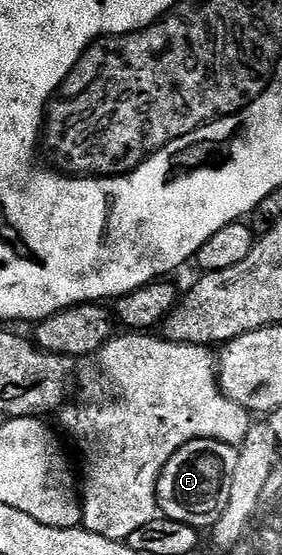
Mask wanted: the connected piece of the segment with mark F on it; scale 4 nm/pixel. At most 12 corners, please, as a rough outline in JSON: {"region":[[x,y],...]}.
{"region":[[198,439],[169,457],[159,511],[214,527],[229,505],[239,452]]}

